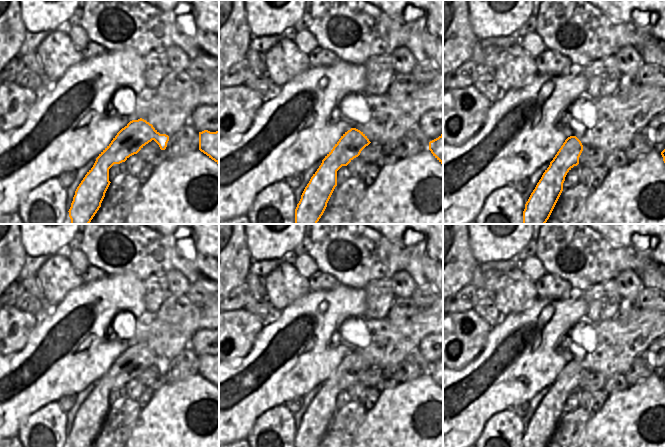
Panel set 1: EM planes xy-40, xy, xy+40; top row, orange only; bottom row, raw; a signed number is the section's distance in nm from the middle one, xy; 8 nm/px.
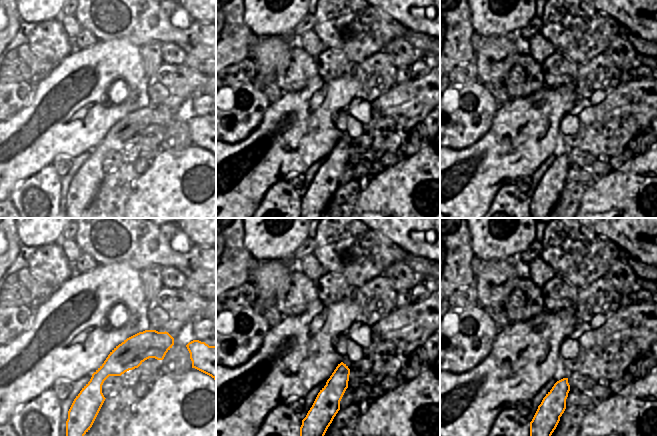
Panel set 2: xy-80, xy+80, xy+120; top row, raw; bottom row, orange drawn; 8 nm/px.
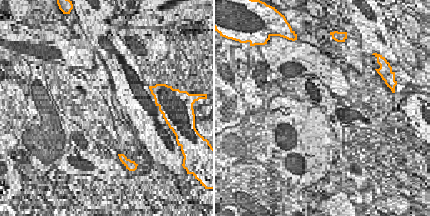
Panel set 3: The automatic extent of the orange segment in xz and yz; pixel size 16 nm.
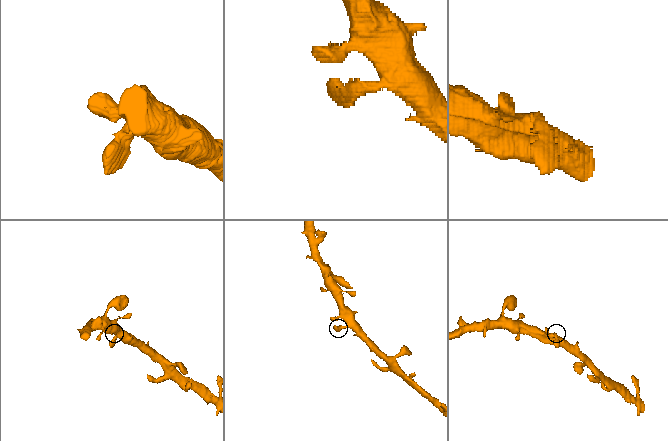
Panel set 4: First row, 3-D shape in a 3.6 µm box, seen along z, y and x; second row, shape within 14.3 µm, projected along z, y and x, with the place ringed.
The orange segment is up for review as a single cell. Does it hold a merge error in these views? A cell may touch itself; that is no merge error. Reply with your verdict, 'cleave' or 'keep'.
keep

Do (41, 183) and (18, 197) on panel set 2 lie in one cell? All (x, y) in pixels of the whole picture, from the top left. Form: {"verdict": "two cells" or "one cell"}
{"verdict": "one cell"}

